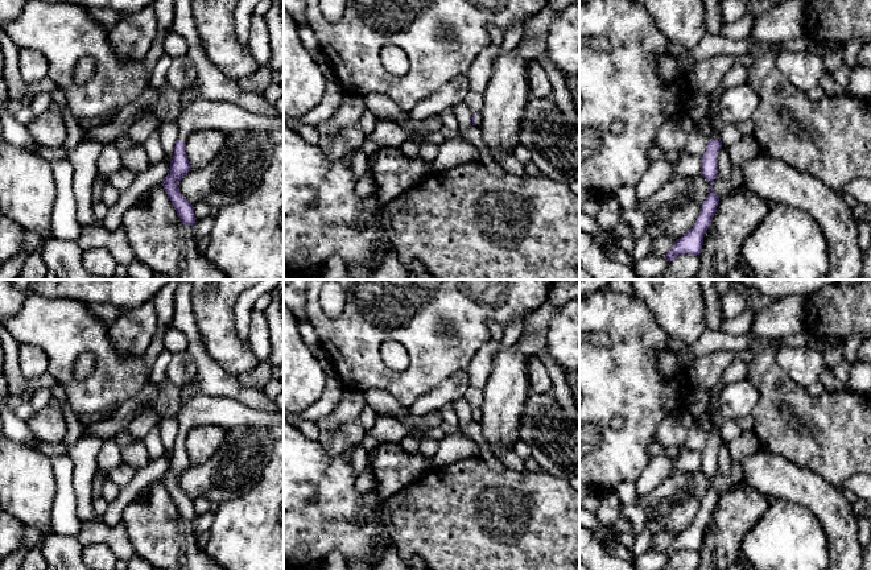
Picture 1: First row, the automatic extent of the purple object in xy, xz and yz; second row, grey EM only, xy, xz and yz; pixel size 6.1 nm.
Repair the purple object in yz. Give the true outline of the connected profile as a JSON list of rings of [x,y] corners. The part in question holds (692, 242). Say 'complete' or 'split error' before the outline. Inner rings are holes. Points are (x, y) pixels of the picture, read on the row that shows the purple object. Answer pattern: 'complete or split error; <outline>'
split error; [[[747,83],[723,91],[719,102],[719,113],[709,116],[713,125],[706,152],[701,157],[701,175],[711,186],[710,191],[701,206],[695,224],[684,236],[677,239],[674,245],[668,251],[666,259],[670,263],[684,253],[699,255],[703,245],[703,236],[717,211],[719,197],[714,193],[713,182],[718,177],[718,152],[722,146],[721,132],[728,125],[738,125],[742,121],[751,120],[759,107],[759,94]]]

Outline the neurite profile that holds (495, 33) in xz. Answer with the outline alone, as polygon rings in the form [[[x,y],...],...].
[[[488,25],[487,30],[491,38],[491,49],[498,50],[503,42],[503,30],[495,25]]]

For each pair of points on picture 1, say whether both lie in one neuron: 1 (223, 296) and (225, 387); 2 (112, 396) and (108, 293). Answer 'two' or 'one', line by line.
1: two
2: two

